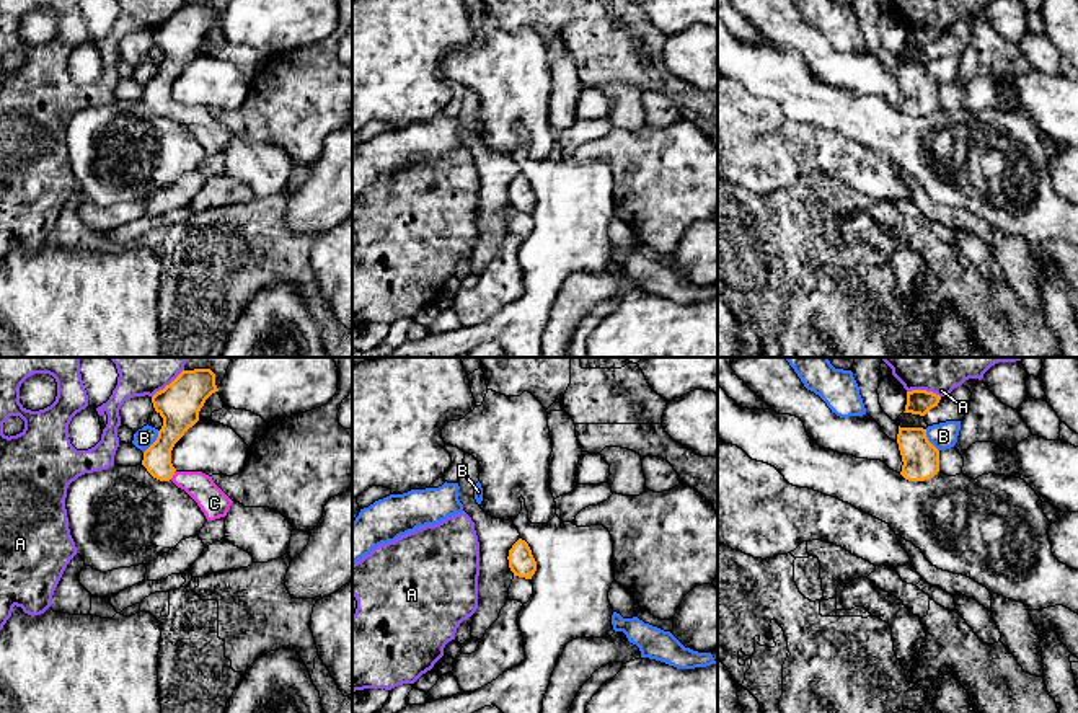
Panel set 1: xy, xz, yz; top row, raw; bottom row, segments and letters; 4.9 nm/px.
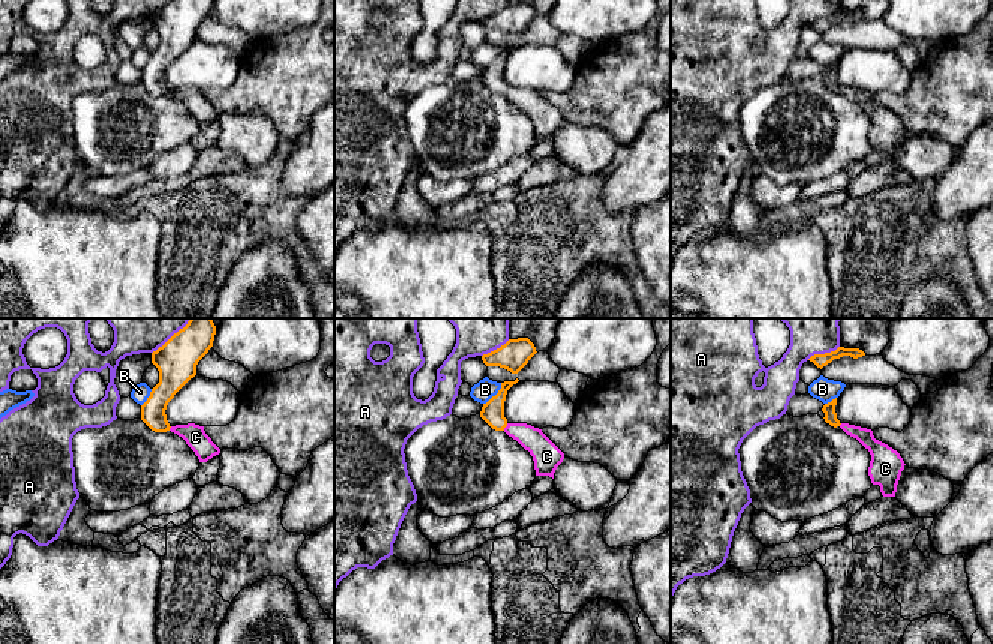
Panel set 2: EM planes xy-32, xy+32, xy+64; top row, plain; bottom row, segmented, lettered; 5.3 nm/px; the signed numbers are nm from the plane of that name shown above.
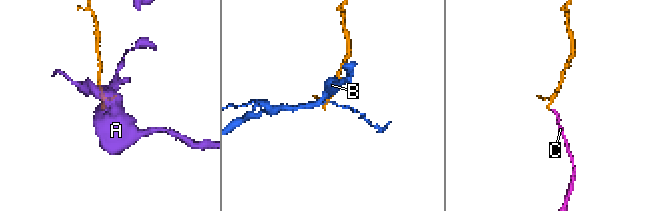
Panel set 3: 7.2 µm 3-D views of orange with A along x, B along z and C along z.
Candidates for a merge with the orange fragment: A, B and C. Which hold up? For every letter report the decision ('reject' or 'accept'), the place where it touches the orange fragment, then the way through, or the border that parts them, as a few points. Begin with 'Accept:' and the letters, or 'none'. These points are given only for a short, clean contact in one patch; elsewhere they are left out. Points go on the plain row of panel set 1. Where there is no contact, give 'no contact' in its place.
Accept: C
A: reject; meets orange in yz at (923, 25)
B: reject; meets orange in xy at (154, 77); border along xy (159, 66), (159, 70), (144, 87)
C: accept; meets orange in xy at (173, 108); runs through xy (157, 93), (173, 108), (193, 116), (214, 137)

